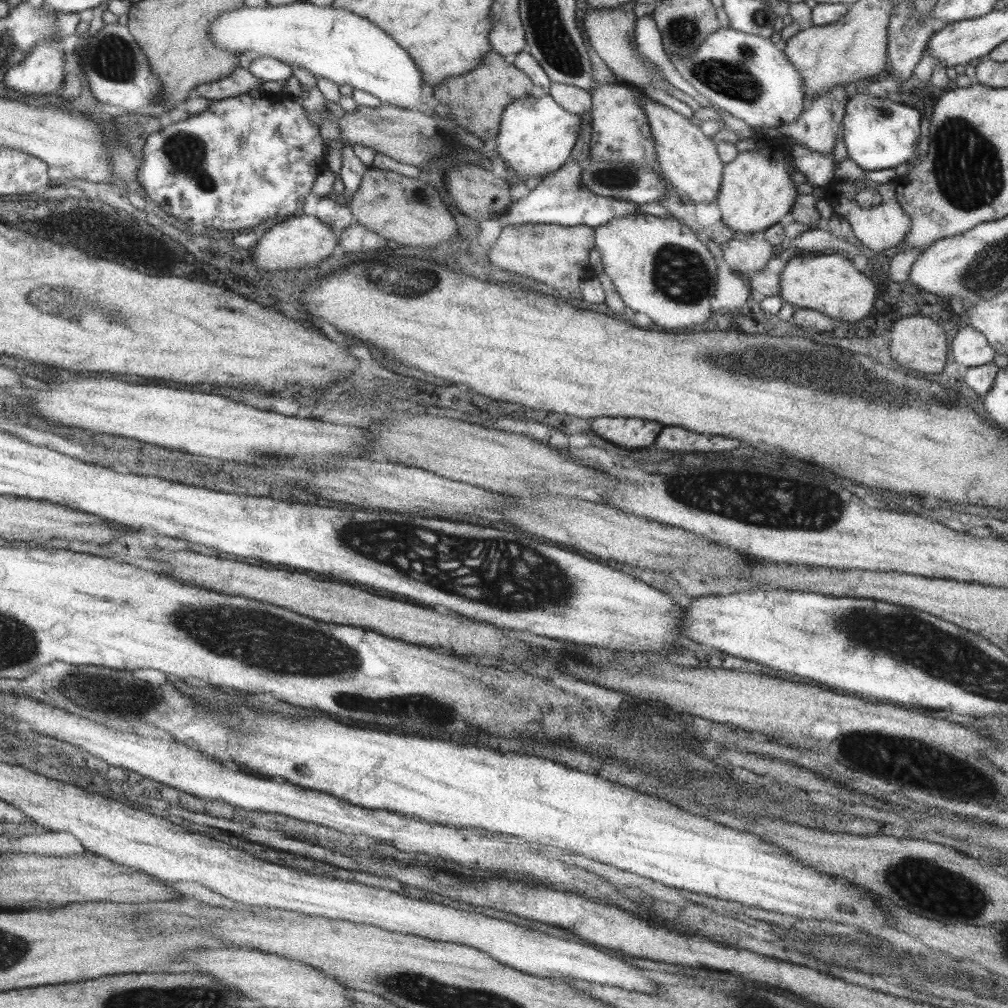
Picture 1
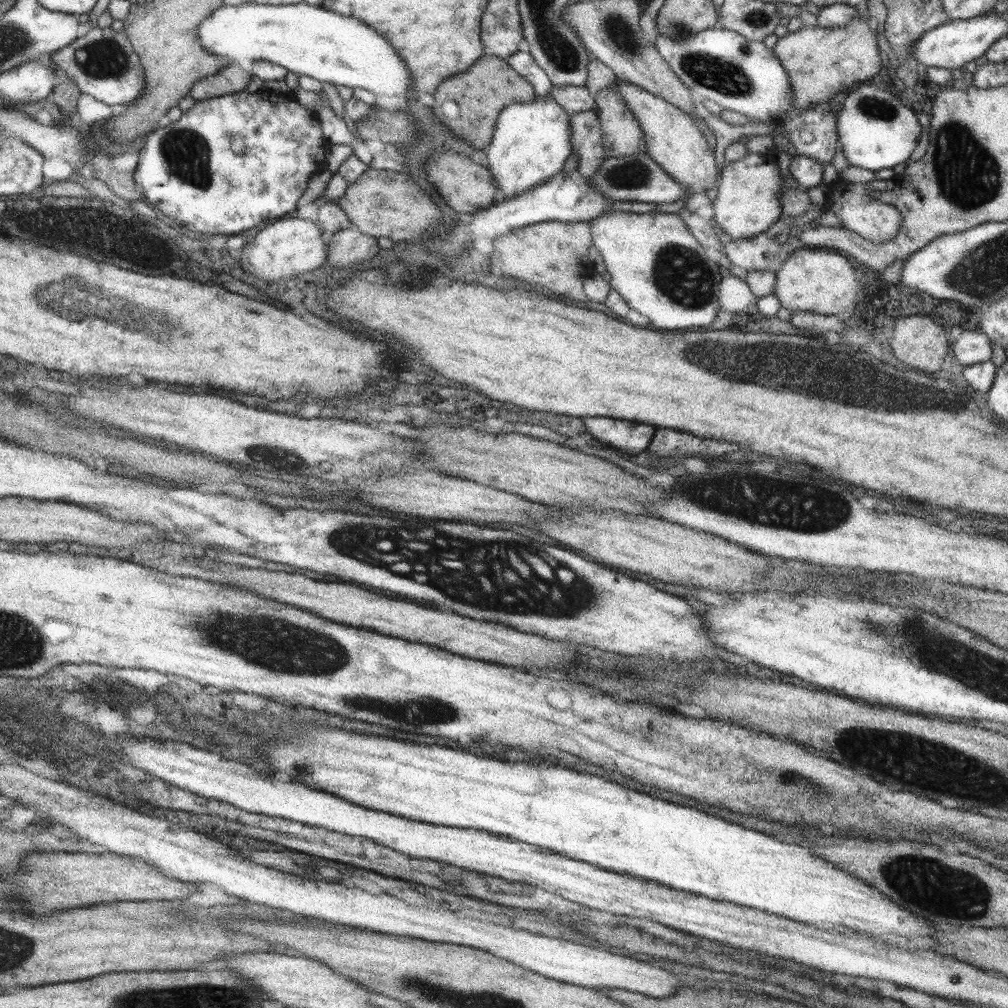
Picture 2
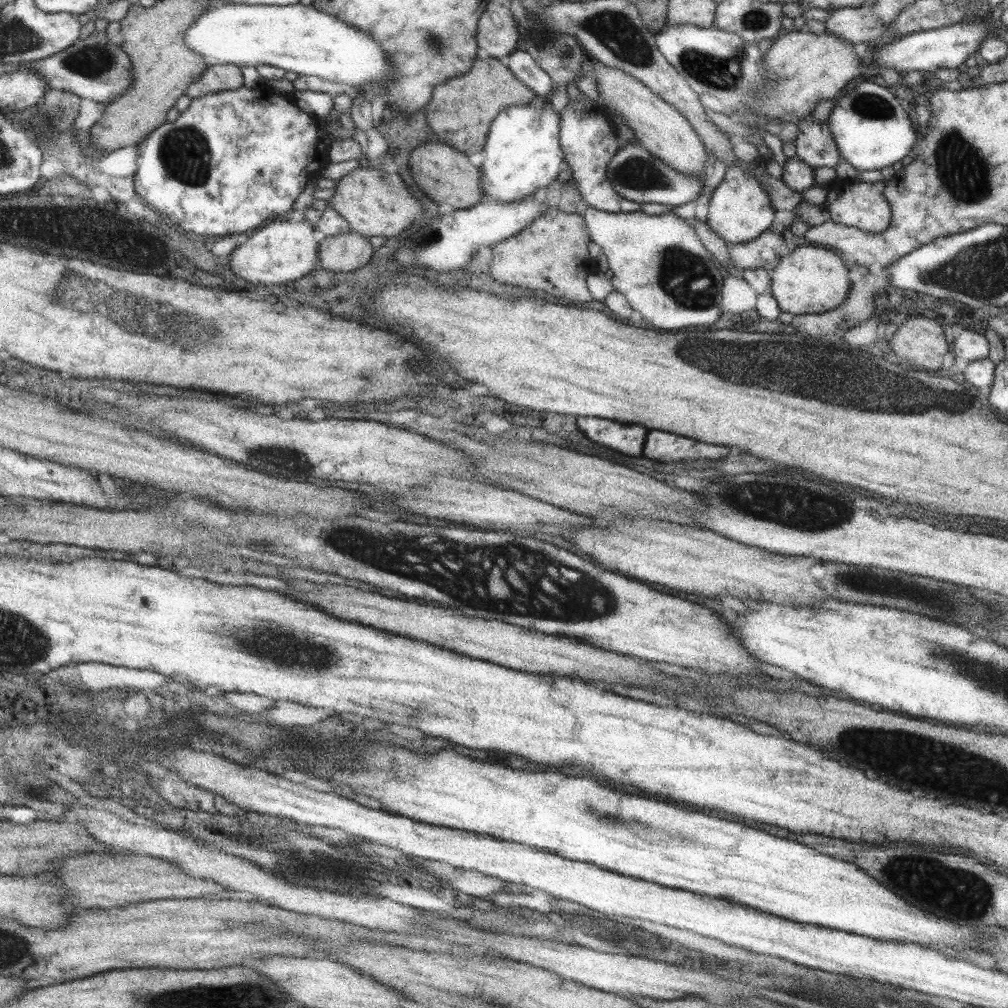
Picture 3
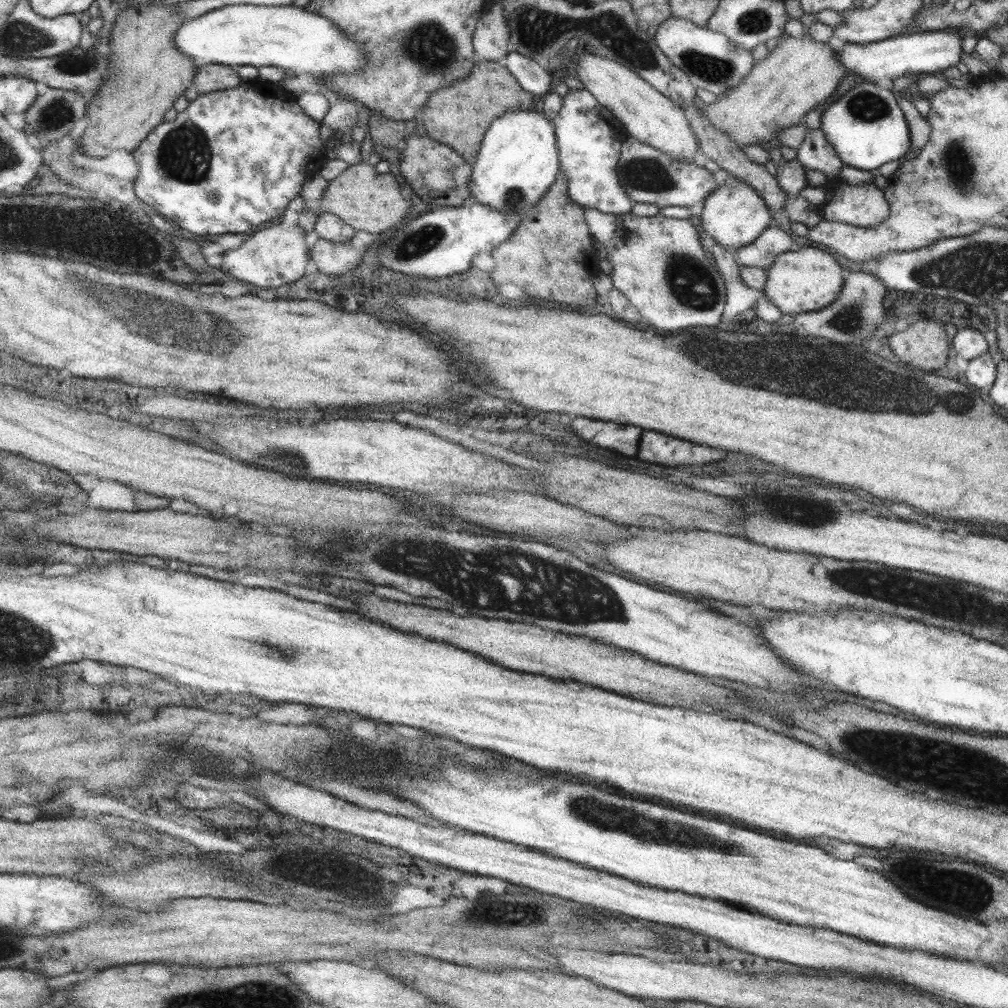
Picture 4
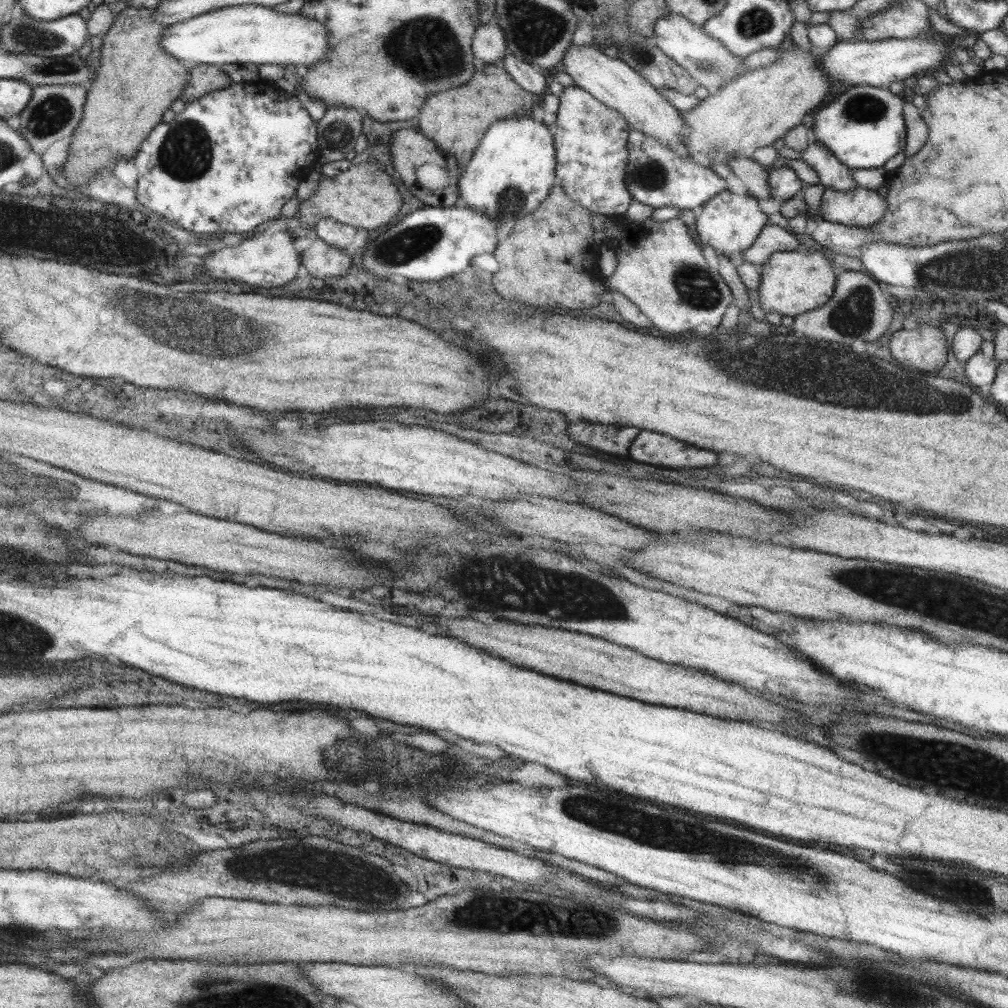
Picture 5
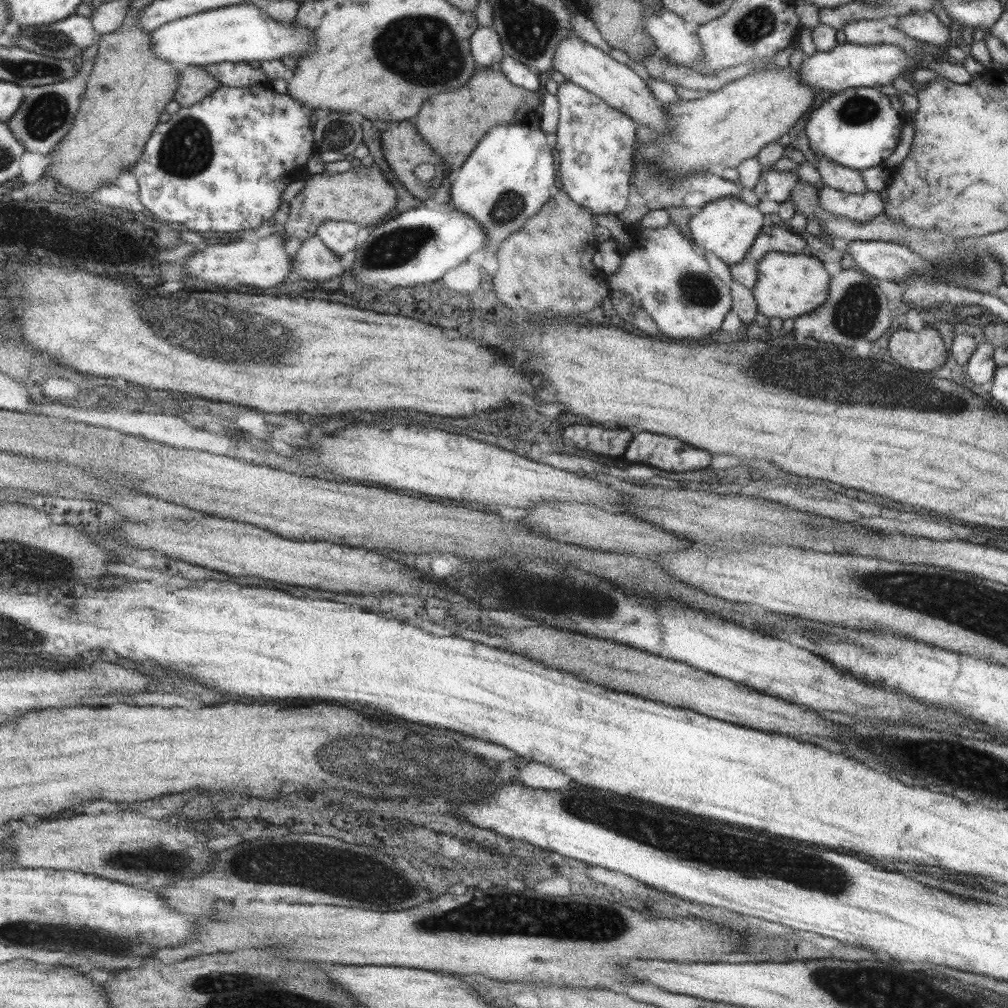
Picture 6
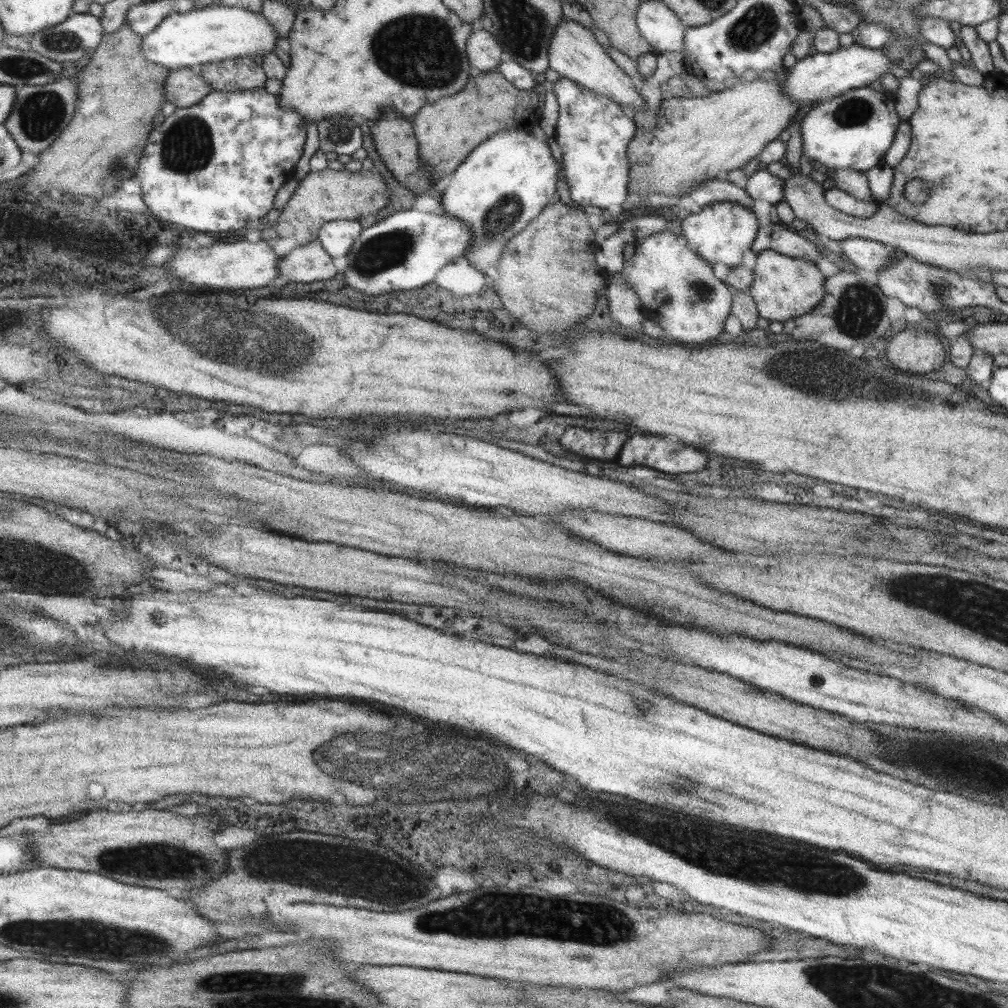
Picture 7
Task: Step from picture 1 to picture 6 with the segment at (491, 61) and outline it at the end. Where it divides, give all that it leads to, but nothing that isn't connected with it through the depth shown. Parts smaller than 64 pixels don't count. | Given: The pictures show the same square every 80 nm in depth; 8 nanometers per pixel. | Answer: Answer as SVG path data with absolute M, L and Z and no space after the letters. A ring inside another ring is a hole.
M479 67L463 85L453 92L443 92L427 100L412 119L417 134L428 147L448 164L448 173L454 172L469 156L482 136L498 124L526 122L528 112L539 106L536 91L528 91L511 84L500 70Z

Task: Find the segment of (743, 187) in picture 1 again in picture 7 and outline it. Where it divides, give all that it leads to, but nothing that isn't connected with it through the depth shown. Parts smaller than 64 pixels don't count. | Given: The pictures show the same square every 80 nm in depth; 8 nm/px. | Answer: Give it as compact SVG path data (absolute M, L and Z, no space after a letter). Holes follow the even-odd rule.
M715 202L699 214L689 214L681 222L681 240L709 265L721 263L729 269L740 266L745 250L752 250L757 234L757 220L745 206L731 202Z

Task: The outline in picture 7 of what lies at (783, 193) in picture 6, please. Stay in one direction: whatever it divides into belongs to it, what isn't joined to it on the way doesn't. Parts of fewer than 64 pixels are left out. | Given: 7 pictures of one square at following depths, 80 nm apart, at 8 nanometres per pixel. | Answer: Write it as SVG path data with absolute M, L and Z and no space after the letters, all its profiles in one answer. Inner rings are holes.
M761 167L745 178L742 187L752 200L763 200L776 205L783 200L783 183L783 179L771 175L765 167Z

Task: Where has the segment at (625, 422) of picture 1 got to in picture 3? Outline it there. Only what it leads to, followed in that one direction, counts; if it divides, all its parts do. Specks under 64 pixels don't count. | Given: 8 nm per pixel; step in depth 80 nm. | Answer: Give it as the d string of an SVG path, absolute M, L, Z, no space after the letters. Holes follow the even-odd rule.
M577 418L577 428L591 440L591 444L613 448L627 456L642 456L645 428L637 424L619 424L603 418Z

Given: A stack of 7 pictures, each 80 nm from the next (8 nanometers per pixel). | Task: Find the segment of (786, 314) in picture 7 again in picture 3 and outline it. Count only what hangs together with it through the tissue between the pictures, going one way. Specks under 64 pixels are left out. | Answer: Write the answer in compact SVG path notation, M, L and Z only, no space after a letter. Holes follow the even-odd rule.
M799 245L790 253L780 256L779 264L768 271L769 293L778 302L781 312L792 315L822 313L845 300L851 284L847 274L848 270L837 254L824 247Z

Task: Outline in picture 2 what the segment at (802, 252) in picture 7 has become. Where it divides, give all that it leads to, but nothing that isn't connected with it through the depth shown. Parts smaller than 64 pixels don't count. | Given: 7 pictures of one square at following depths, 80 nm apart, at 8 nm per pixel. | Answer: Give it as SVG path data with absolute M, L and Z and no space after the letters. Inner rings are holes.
M765 233L747 239L725 239L723 251L731 265L745 271L770 269L777 265L781 254L778 243Z

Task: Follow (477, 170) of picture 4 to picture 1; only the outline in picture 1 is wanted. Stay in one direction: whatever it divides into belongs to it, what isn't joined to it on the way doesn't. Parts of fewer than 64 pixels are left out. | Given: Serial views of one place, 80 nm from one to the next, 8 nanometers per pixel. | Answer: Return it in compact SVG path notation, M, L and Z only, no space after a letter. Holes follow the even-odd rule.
M548 94L538 98L531 95L519 98L507 104L503 109L498 133L496 134L496 156L502 160L506 170L516 175L516 182L525 182L527 178L540 178L556 171L569 161L571 149L575 146L580 130L580 115L563 110Z

